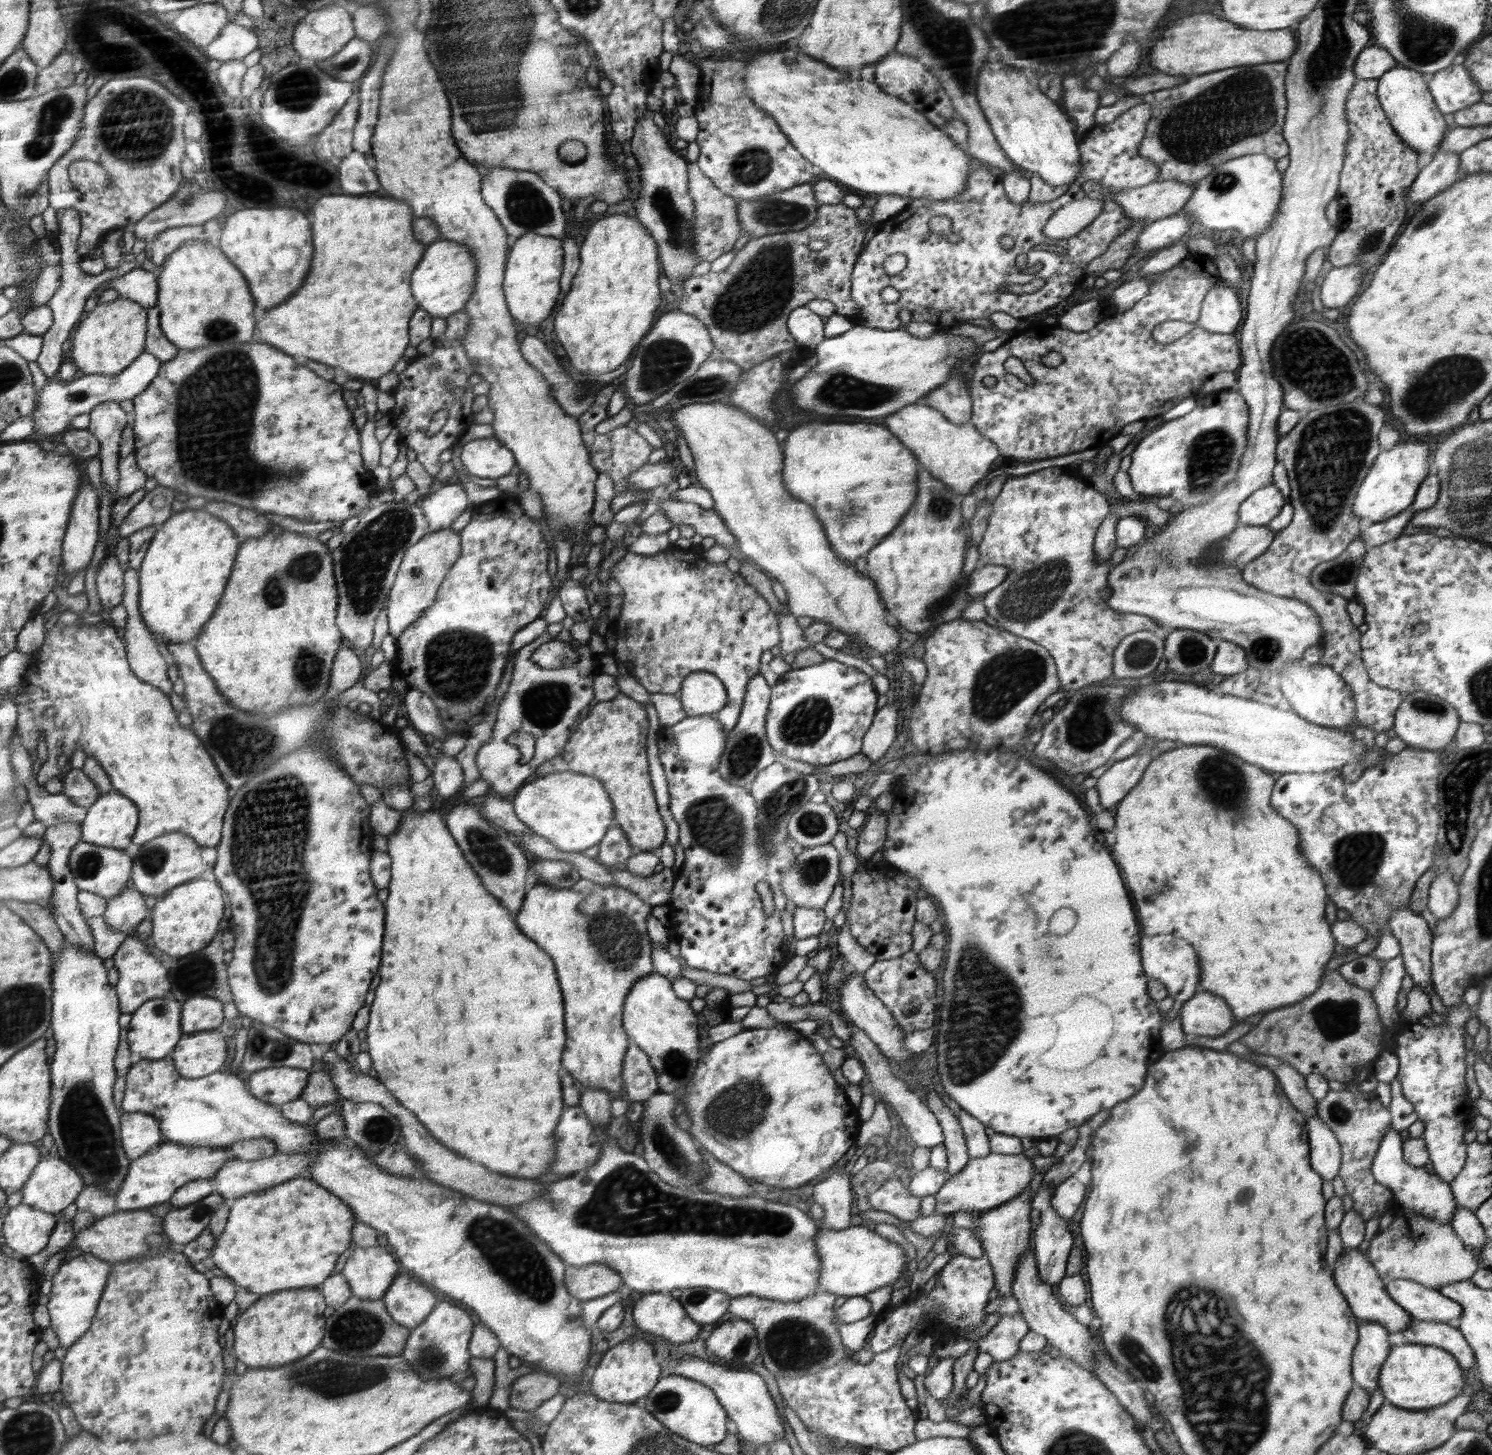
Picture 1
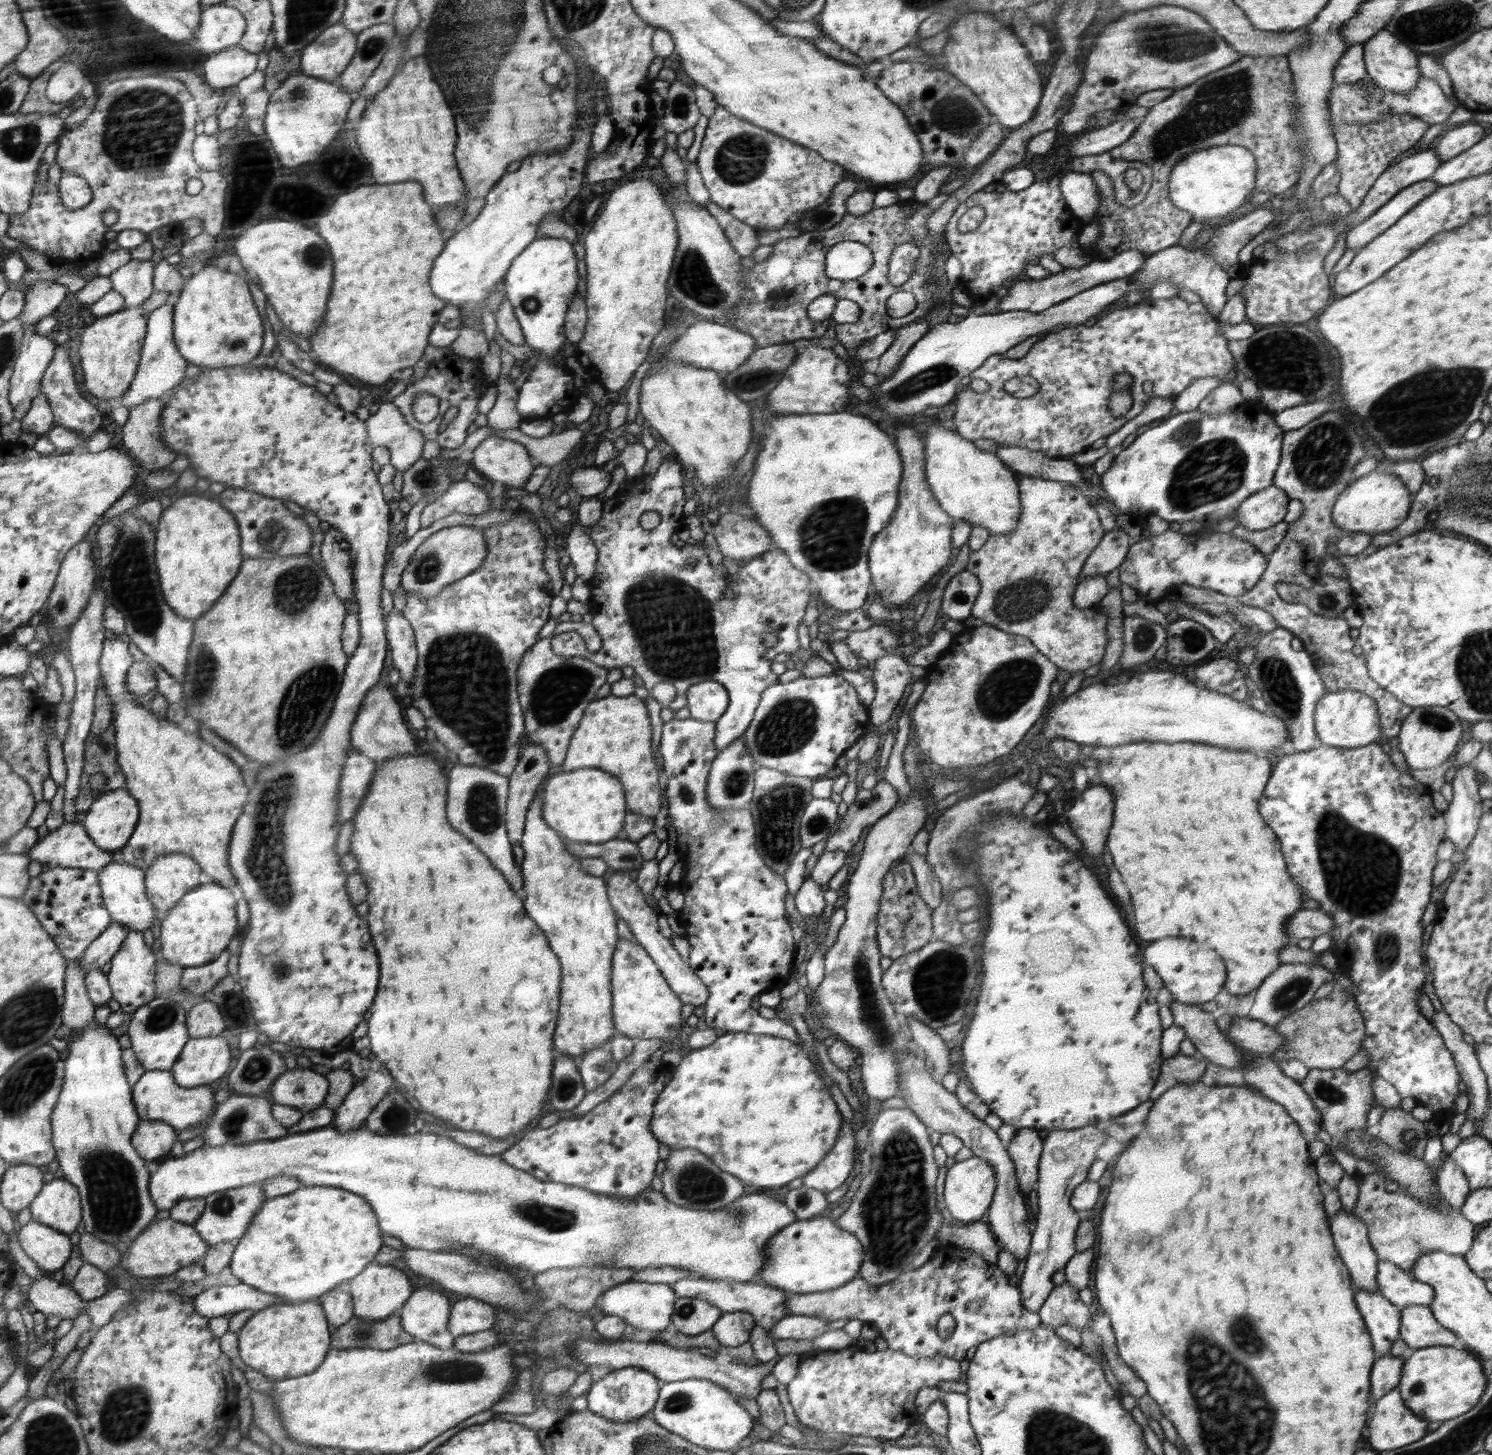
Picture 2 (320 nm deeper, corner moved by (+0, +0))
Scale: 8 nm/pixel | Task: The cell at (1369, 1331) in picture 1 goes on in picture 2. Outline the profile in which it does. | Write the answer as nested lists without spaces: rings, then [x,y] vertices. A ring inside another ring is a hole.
[[[1354,1287],[1354,1302],[1370,1335],[1375,1358],[1389,1354],[1392,1343],[1399,1338],[1401,1307],[1392,1304],[1379,1289],[1373,1291]]]

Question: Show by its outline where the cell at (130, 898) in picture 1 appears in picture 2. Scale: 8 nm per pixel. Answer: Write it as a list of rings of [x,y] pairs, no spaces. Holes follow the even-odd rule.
[[[114,920],[111,927],[87,950],[87,955],[83,957],[81,964],[84,972],[88,974],[92,968],[109,968],[112,960],[127,943],[131,932],[131,928]]]

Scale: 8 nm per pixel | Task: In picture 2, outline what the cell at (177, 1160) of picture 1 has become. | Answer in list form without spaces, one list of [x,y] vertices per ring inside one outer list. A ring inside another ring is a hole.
[[[332,1124],[312,1129],[308,1132],[298,1134],[286,1134],[280,1139],[272,1141],[254,1141],[248,1144],[224,1144],[222,1146],[202,1146],[190,1153],[176,1153],[160,1161],[159,1169],[152,1175],[151,1193],[157,1207],[160,1210],[172,1210],[176,1203],[182,1200],[198,1199],[207,1197],[215,1192],[228,1191],[231,1188],[246,1187],[247,1185],[262,1183],[264,1180],[274,1178],[275,1176],[292,1176],[302,1181],[303,1186],[320,1186],[336,1187],[363,1196],[368,1204],[374,1209],[376,1216],[379,1216],[379,1228],[385,1234],[395,1236],[402,1240],[405,1246],[410,1248],[423,1248],[424,1250],[446,1251],[453,1244],[461,1244],[465,1248],[473,1248],[479,1252],[485,1252],[489,1256],[498,1256],[504,1264],[510,1264],[513,1268],[523,1268],[531,1270],[534,1273],[543,1273],[553,1268],[582,1267],[584,1265],[594,1265],[619,1268],[629,1268],[640,1271],[645,1268],[656,1267],[674,1267],[684,1269],[689,1272],[688,1277],[700,1277],[713,1281],[728,1281],[737,1283],[752,1282],[756,1276],[763,1271],[768,1264],[766,1248],[770,1240],[786,1227],[796,1223],[798,1217],[791,1208],[788,1208],[780,1198],[768,1198],[766,1194],[748,1194],[741,1196],[732,1204],[721,1208],[720,1210],[700,1210],[684,1208],[683,1205],[674,1204],[669,1201],[662,1193],[658,1193],[653,1188],[648,1188],[639,1196],[615,1196],[615,1194],[599,1194],[599,1192],[590,1192],[586,1188],[572,1184],[560,1182],[541,1181],[539,1177],[532,1176],[529,1172],[524,1172],[519,1168],[508,1165],[502,1156],[484,1155],[476,1152],[474,1149],[465,1147],[456,1143],[450,1137],[438,1135],[422,1128],[415,1128],[413,1131],[403,1135],[380,1136],[375,1132],[370,1132],[366,1126],[355,1131],[340,1133]]]

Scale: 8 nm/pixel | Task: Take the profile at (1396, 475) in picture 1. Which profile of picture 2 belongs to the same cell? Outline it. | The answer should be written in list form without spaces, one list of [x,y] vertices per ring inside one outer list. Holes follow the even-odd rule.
[[[1370,472],[1352,481],[1336,500],[1331,517],[1336,527],[1348,533],[1366,533],[1372,536],[1390,532],[1408,516],[1412,505],[1412,495],[1404,482],[1392,474]]]

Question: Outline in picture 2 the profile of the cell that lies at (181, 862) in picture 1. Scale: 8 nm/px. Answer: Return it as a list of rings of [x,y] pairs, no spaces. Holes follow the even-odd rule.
[[[172,853],[168,856],[161,856],[152,868],[147,870],[148,894],[157,908],[159,920],[162,922],[171,914],[180,899],[202,883],[199,863],[184,853]]]

